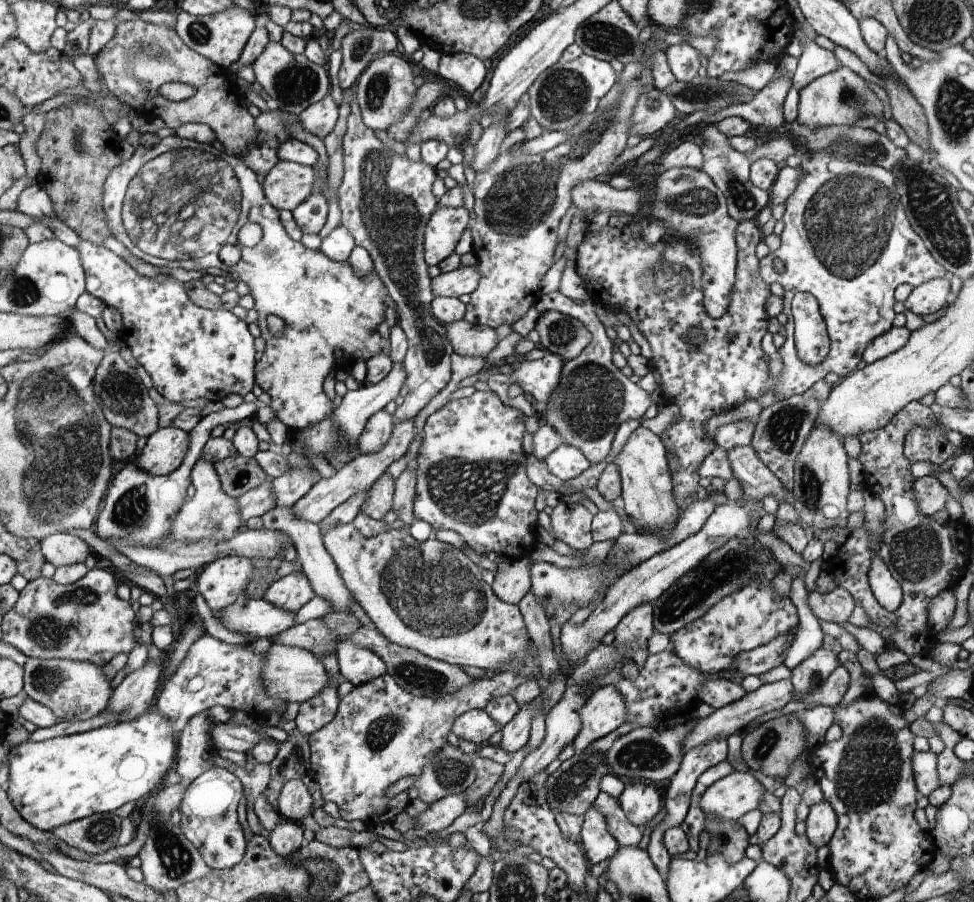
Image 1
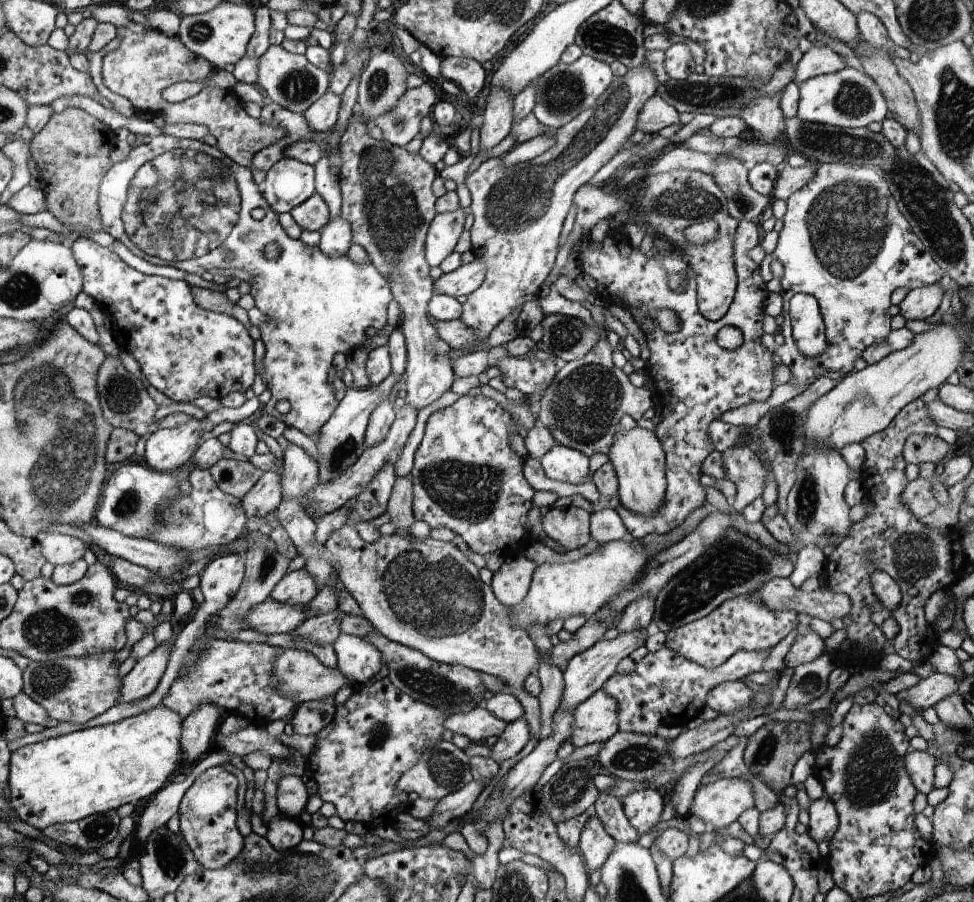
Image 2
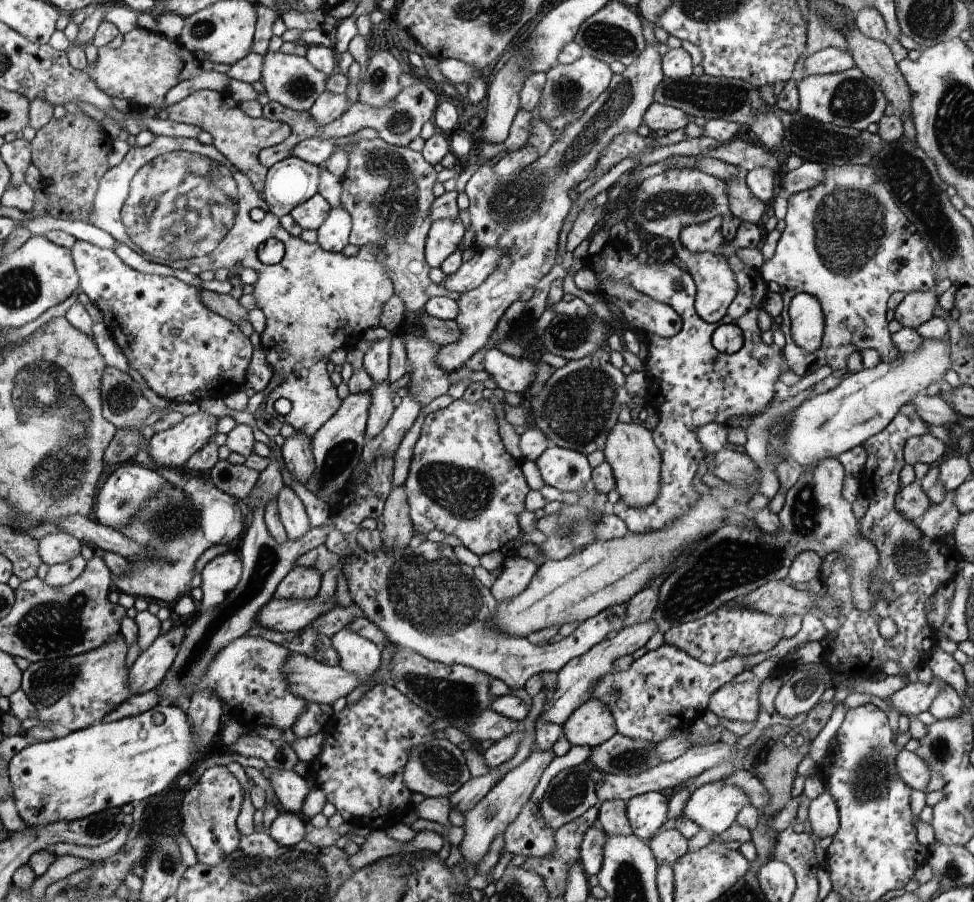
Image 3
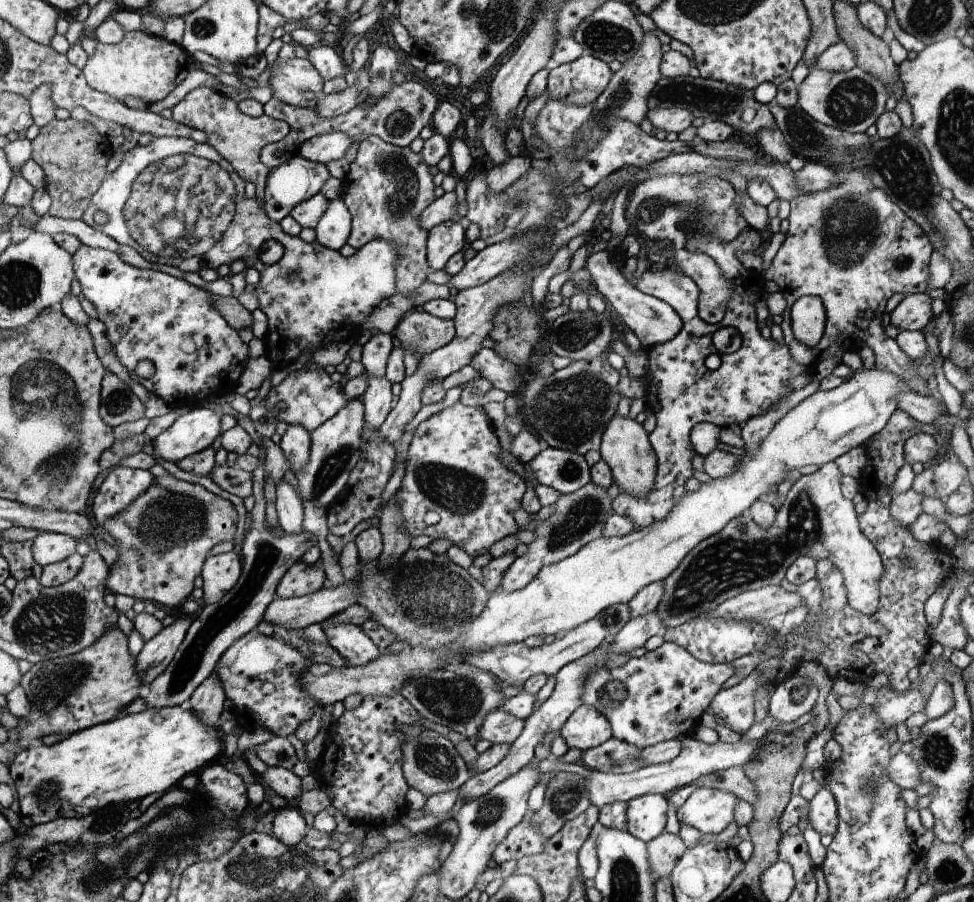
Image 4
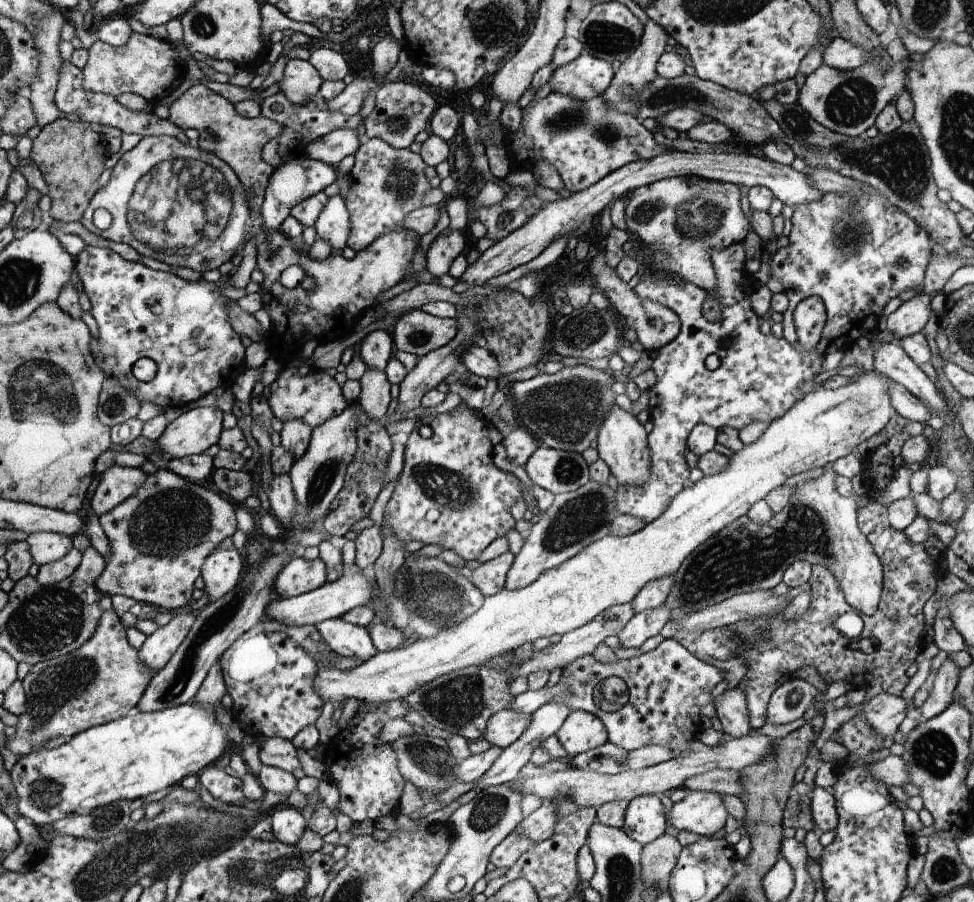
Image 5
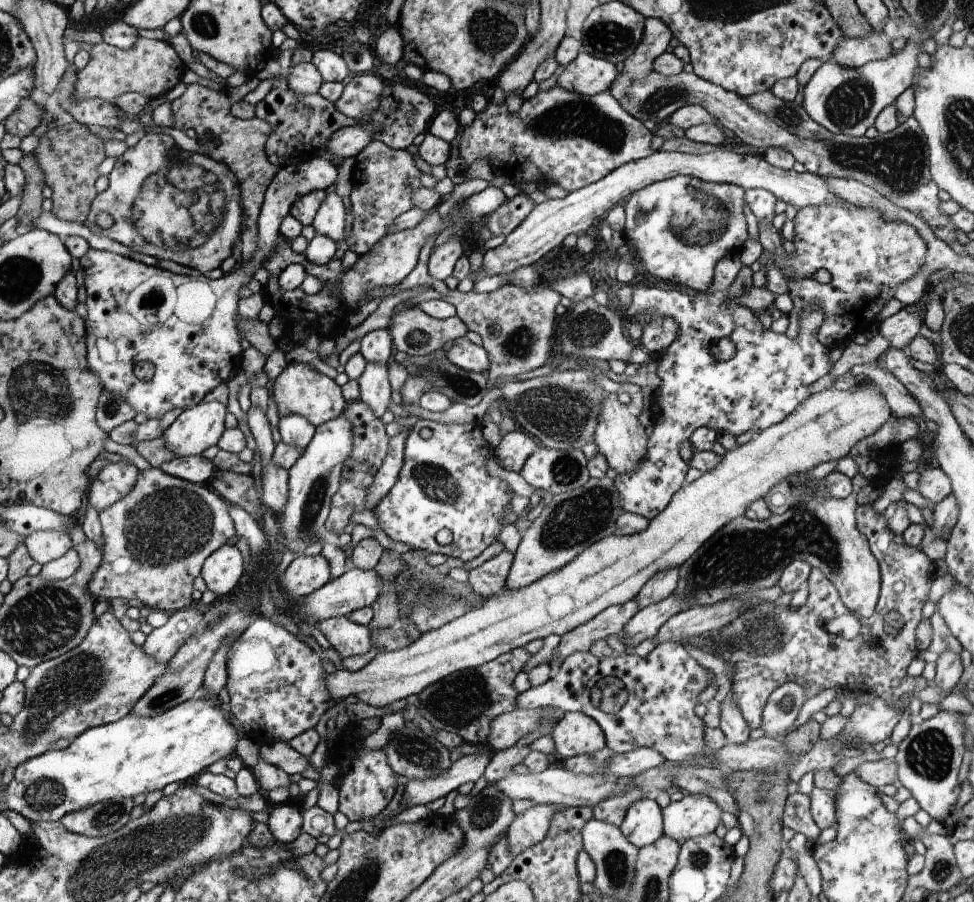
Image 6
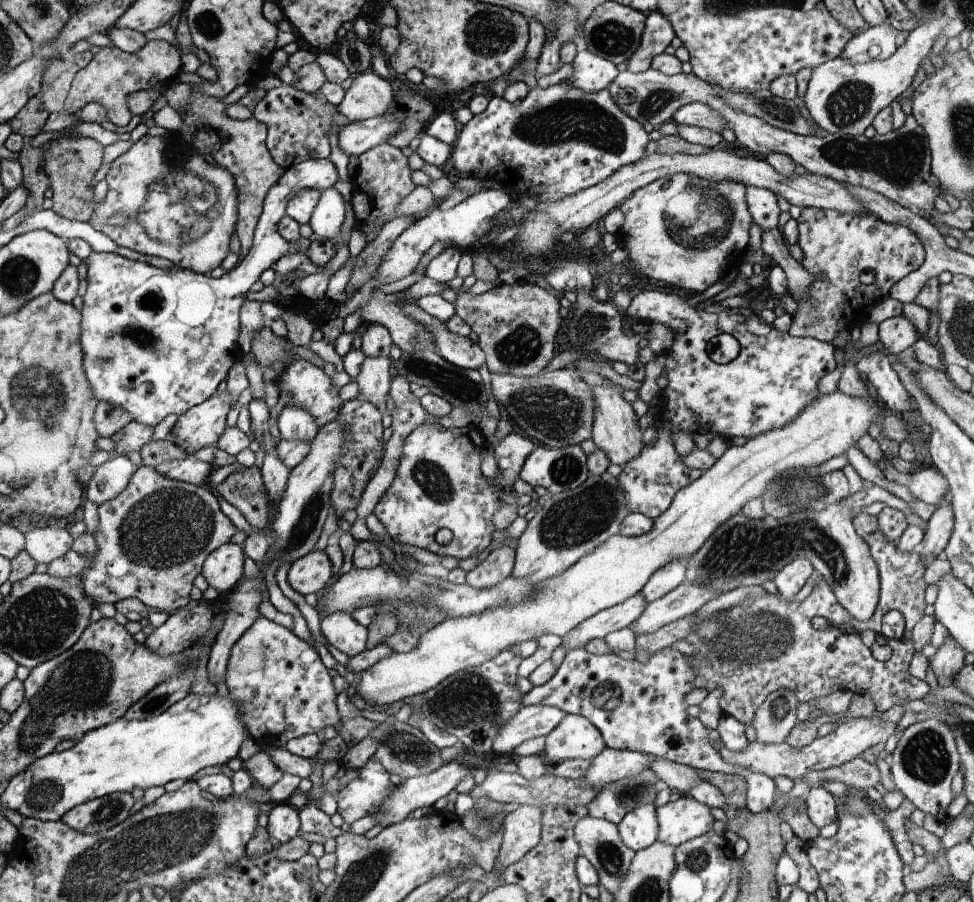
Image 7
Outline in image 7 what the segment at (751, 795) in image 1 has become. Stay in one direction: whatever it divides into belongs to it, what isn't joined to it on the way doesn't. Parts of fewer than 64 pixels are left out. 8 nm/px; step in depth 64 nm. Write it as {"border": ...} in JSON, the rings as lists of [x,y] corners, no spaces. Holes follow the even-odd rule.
{"border":[[[682,794],[680,799],[656,807],[657,840],[677,847],[706,834],[716,820],[711,809],[707,803],[688,794]]]}

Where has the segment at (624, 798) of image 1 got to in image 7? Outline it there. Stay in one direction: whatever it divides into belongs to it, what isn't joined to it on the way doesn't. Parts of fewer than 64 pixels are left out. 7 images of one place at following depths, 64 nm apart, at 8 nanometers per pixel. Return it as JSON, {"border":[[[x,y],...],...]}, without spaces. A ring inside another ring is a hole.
{"border":[[[652,802],[636,806],[617,824],[623,842],[636,853],[654,844],[658,838],[656,806]]]}

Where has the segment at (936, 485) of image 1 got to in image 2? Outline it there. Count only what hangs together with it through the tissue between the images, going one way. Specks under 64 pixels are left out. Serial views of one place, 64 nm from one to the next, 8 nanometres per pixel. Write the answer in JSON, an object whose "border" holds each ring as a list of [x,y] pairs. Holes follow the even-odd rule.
{"border":[[[918,477],[909,481],[900,500],[912,510],[912,515],[918,519],[932,514],[934,508],[940,505],[933,495],[930,478]]]}

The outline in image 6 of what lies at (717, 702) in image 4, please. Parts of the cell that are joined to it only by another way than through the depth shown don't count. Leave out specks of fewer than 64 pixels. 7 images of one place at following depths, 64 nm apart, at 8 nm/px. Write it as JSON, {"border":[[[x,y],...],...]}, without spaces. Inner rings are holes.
{"border":[[[730,694],[720,702],[720,730],[724,733],[727,742],[744,744],[749,738],[750,728],[740,714],[736,700]]]}

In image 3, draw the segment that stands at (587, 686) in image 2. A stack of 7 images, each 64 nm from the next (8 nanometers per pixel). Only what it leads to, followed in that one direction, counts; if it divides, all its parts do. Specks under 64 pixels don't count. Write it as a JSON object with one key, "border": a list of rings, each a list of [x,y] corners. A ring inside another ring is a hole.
{"border":[[[654,619],[648,622],[640,622],[640,624],[632,624],[618,631],[612,639],[604,638],[602,642],[598,642],[596,646],[592,646],[588,652],[584,652],[576,658],[572,658],[558,671],[558,684],[556,684],[556,692],[550,700],[550,704],[545,704],[541,711],[546,722],[552,724],[563,725],[570,715],[579,707],[582,706],[588,699],[592,698],[592,692],[596,690],[596,684],[608,674],[613,672],[612,666],[616,659],[633,654],[642,646],[646,646],[646,642],[654,632],[658,632],[658,626]]]}

